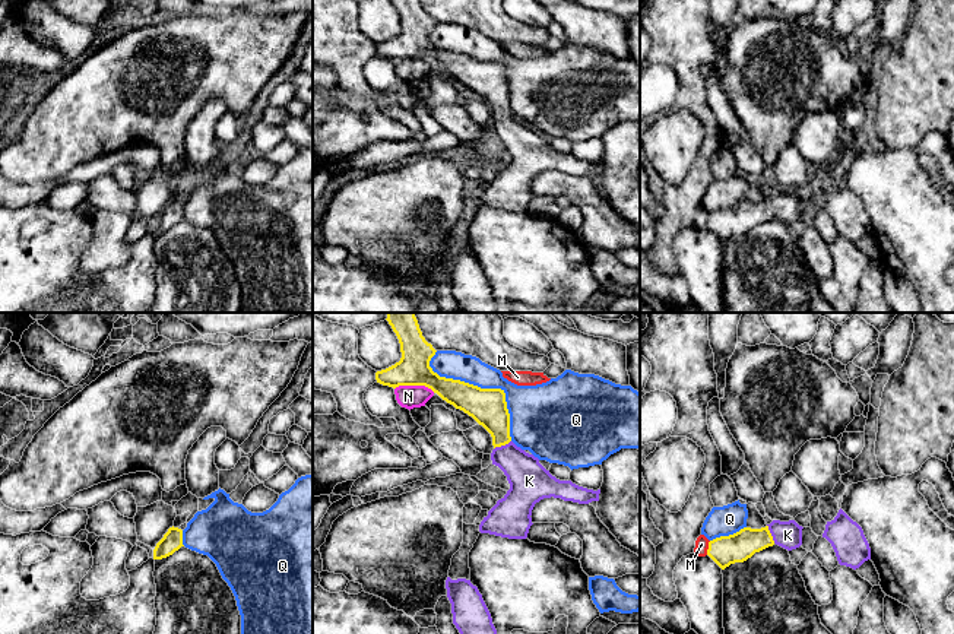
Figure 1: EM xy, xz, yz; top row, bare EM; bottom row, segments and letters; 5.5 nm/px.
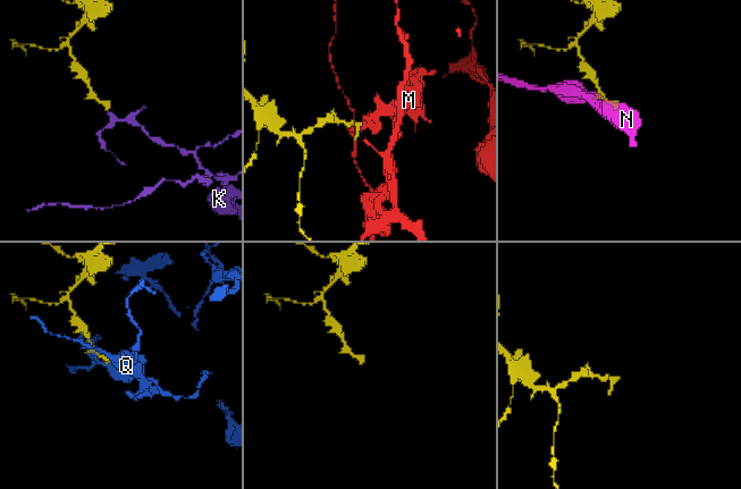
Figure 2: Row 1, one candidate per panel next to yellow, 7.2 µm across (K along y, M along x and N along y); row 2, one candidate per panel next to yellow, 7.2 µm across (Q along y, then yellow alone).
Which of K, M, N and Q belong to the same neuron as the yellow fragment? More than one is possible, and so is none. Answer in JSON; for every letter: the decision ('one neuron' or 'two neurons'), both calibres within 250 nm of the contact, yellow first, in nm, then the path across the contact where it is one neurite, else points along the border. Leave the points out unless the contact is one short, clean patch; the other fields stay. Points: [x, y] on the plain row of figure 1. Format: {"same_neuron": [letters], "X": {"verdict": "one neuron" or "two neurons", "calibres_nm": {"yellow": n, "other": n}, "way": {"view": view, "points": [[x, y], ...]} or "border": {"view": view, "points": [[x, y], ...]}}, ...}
{"same_neuron": ["K"], "K": {"verdict": "one neuron", "calibres_nm": {"yellow": 160, "other": 150}, "way": {"view": "yz", "points": [[739, 219], [770, 206], [788, 208]]}}, "M": {"verdict": "two neurons", "calibres_nm": {"yellow": 160, "other": 80}}, "N": {"verdict": "two neurons", "calibres_nm": {"yellow": 180, "other": 130}, "border": {"view": "xz", "points": [[395, 60], [427, 59], [434, 65]]}}, "Q": {"verdict": "two neurons", "calibres_nm": {"yellow": 200, "other": 200}}}

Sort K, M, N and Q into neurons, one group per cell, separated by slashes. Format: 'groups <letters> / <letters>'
groups K / M / N / Q

